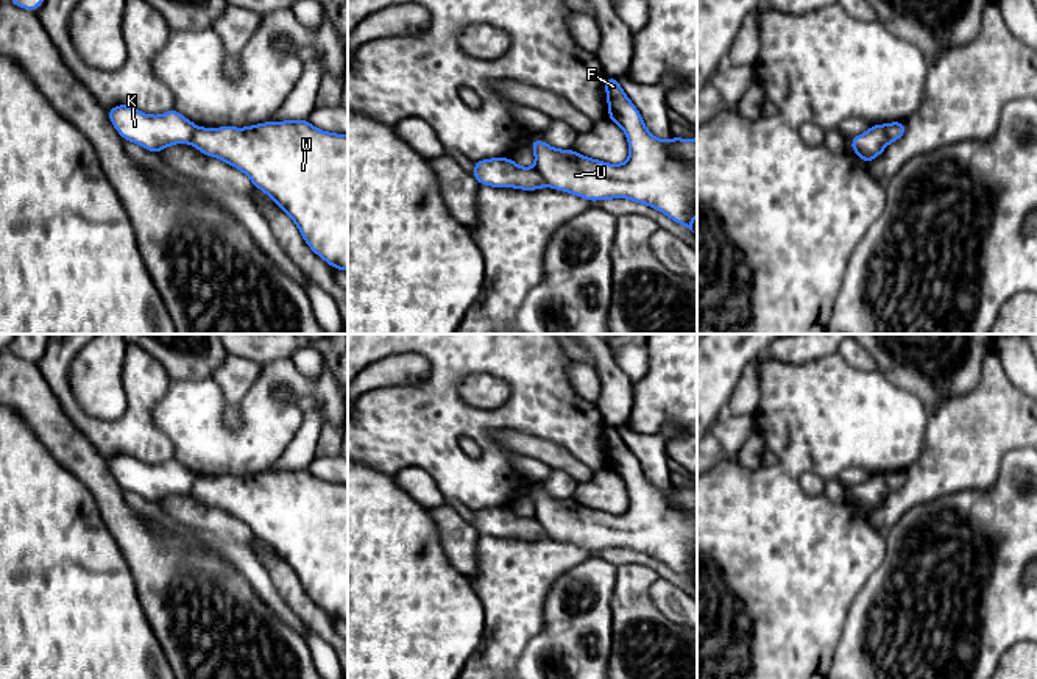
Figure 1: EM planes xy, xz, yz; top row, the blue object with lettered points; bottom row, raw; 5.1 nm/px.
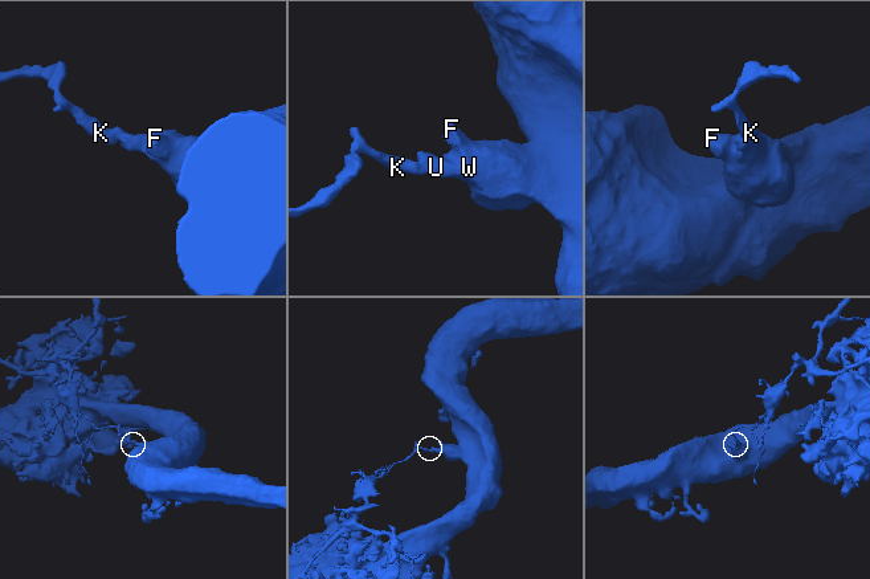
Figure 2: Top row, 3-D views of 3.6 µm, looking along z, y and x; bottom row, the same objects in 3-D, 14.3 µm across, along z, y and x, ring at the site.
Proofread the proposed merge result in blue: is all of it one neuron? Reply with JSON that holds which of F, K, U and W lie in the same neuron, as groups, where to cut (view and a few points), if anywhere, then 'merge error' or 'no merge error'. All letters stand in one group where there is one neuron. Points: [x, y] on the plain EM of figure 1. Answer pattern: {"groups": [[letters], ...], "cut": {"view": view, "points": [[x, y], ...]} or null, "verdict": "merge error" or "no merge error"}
{"groups": [["F", "U", "W"], ["K"]], "cut": {"view": "xy", "points": [[197, 476], [189, 492]]}, "verdict": "merge error"}

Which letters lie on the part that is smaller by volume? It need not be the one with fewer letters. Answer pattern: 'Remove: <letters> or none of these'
Remove: K

